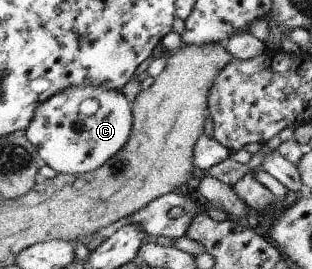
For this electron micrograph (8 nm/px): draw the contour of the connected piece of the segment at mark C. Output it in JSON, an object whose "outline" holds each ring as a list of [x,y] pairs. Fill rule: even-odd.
{"outline":[[[68,87],[40,103],[23,131],[42,164],[57,174],[87,174],[114,157],[131,130],[131,104],[119,91]]]}

